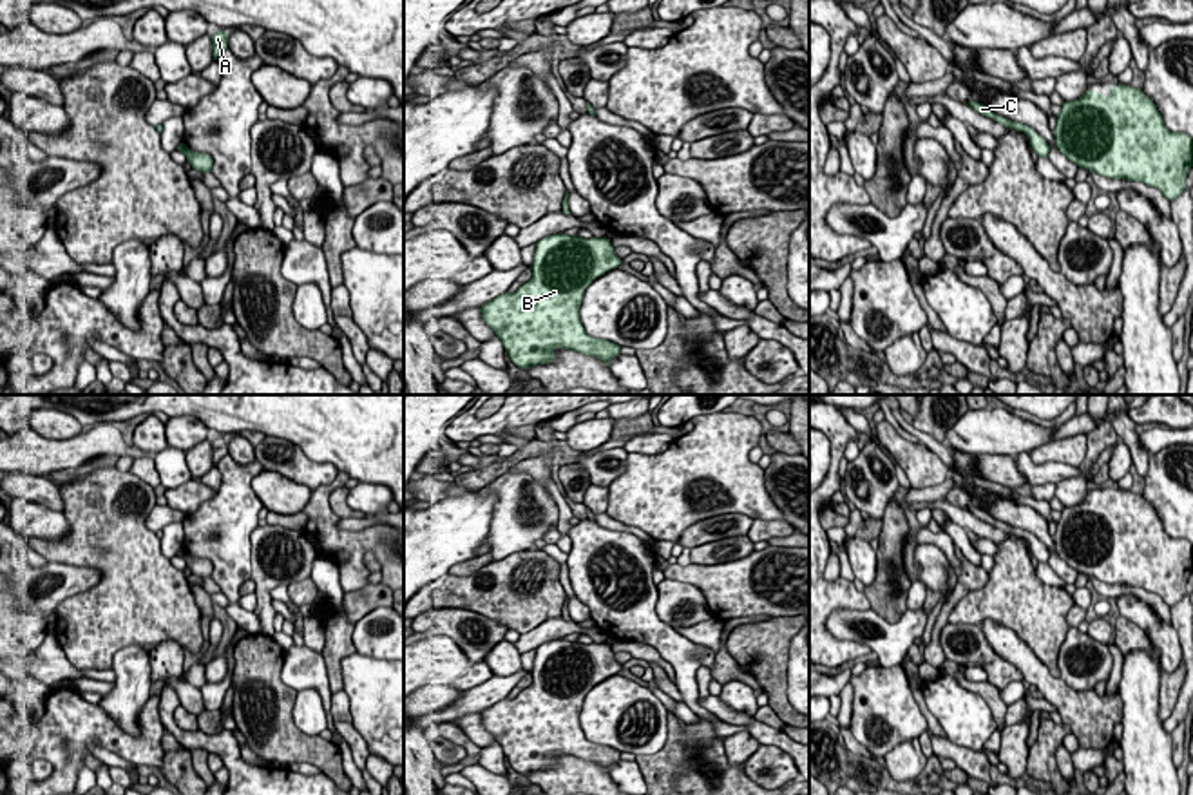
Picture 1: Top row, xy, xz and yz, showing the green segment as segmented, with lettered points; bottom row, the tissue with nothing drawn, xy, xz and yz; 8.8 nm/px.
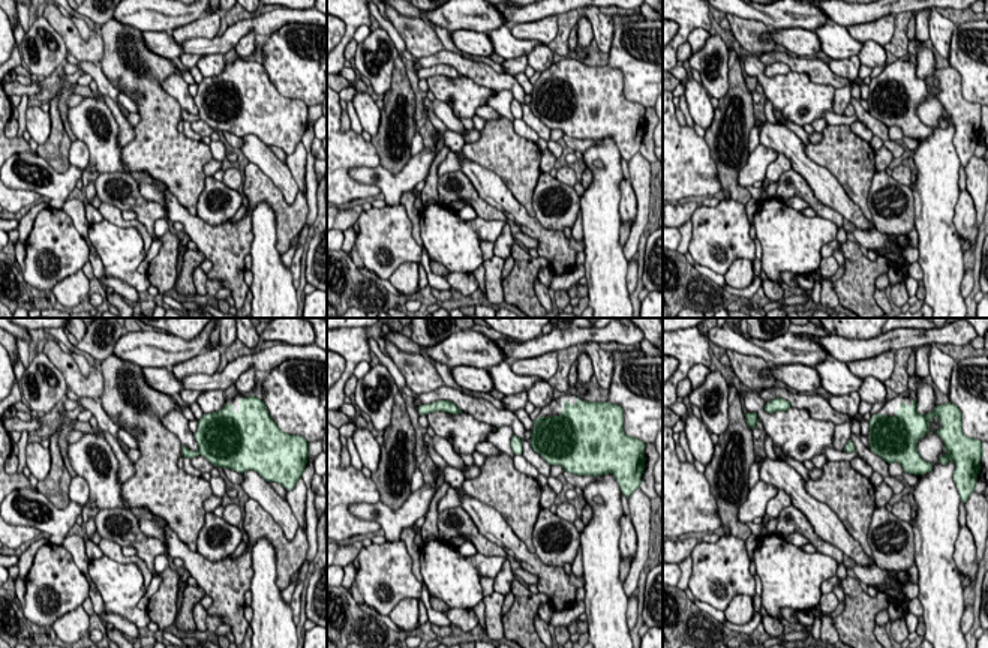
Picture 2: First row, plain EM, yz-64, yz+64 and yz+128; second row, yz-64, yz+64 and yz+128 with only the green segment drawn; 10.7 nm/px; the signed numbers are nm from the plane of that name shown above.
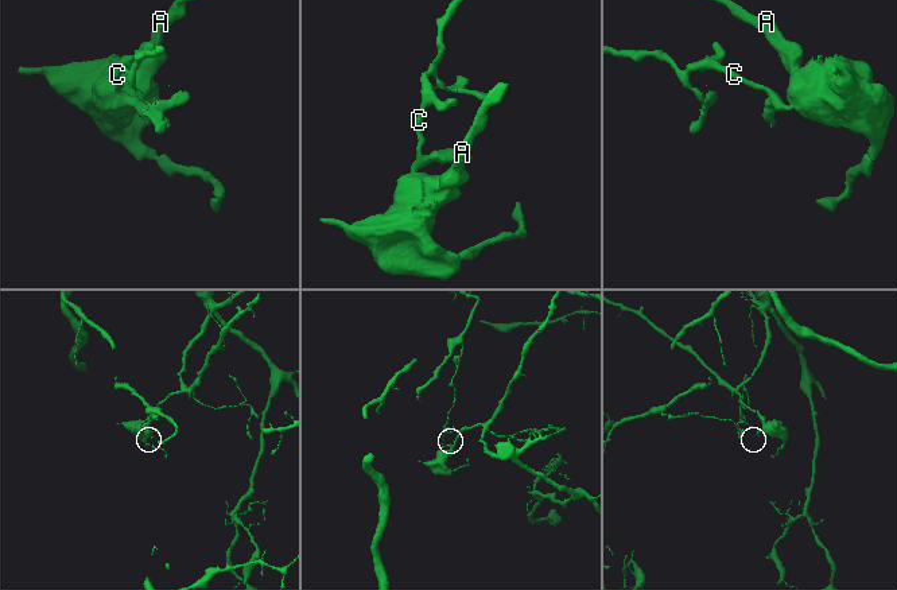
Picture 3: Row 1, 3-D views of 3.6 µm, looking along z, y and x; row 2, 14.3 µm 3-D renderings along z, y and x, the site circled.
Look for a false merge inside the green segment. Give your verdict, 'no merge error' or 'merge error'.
merge error

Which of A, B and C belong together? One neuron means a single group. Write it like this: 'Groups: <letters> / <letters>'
Groups: A B / C

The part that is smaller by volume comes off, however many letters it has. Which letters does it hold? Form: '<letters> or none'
C

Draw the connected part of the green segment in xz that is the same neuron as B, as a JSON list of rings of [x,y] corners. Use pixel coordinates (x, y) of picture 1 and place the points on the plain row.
[[[547,641],[536,648],[532,685],[514,699],[501,699],[485,708],[480,714],[482,723],[496,737],[511,766],[521,775],[552,768],[556,753],[596,762],[610,773],[610,766],[621,759],[621,752],[590,742],[579,726],[579,714],[585,695],[621,668],[606,643]]]

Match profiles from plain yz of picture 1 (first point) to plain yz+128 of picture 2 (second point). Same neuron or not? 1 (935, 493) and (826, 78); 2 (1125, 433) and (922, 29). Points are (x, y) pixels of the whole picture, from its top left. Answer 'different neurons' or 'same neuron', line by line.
1: same neuron
2: different neurons

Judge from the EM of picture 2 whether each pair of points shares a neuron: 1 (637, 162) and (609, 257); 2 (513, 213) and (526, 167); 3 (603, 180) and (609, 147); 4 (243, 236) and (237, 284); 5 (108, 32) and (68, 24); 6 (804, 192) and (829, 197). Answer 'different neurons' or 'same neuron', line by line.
1: different neurons
2: different neurons
3: same neuron
4: same neuron
5: different neurons
6: different neurons

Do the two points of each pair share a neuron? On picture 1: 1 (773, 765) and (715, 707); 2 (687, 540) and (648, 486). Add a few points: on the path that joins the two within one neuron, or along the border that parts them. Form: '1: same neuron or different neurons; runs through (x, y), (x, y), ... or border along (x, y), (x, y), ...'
1: different neurons; border along (761, 743), (779, 747), (790, 756)
2: different neurons; border along (721, 515), (697, 520), (676, 542)

